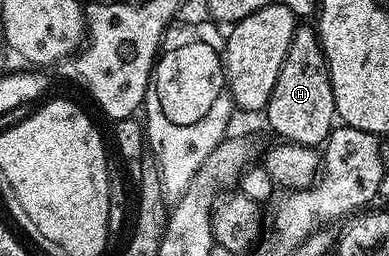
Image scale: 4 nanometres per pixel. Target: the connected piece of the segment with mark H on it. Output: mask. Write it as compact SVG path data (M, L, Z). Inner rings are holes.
M296 26L277 85L273 85L273 93L267 102L266 115L268 125L279 134L280 140L306 147L318 148L326 143L332 127L336 126L333 85L329 81L329 69L314 26Z

